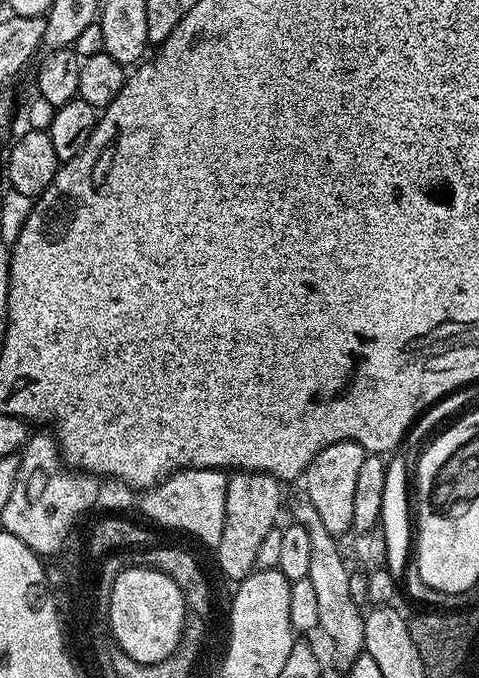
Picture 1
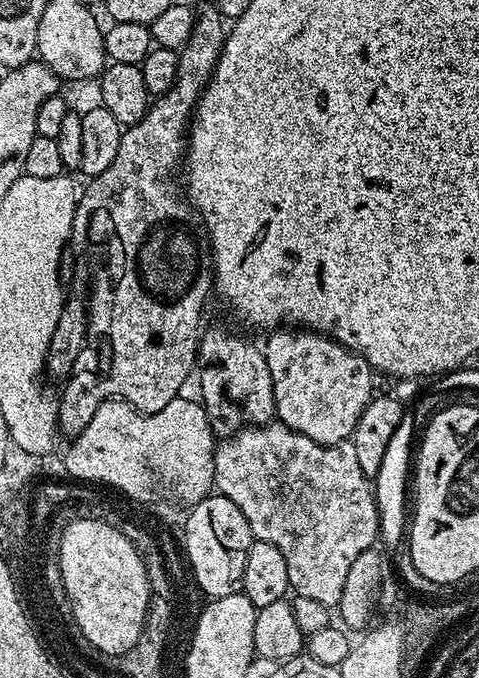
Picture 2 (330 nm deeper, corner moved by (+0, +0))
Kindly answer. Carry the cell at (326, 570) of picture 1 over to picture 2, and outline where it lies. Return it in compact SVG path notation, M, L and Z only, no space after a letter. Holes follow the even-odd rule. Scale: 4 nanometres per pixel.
M279 422L257 424L241 428L217 443L214 474L215 491L242 510L253 537L278 546L282 558L286 558L289 589L297 596L336 606L354 558L376 544L380 531L374 484L362 474L354 446L350 442L319 444Z

